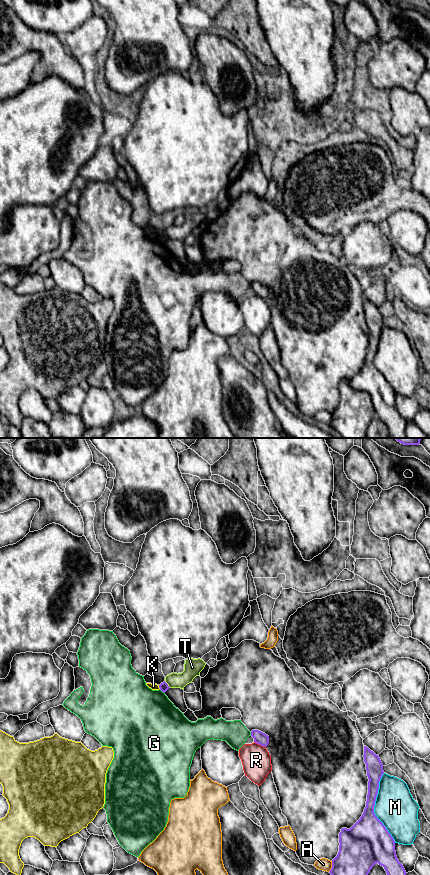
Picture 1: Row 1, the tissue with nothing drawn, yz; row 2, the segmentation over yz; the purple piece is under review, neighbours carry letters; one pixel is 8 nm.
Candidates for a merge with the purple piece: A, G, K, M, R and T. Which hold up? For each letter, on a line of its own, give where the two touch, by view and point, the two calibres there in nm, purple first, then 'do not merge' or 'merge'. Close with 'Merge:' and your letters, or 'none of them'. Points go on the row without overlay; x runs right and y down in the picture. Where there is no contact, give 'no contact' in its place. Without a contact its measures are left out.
A: yz (332, 418) | 320/100 nm | do not merge
G: yz (162, 243) | 70/460 nm | do not merge
K: yz (159, 239) | 70/50 nm | do not merge
M: yz (373, 360) | 320/320 nm | do not merge
R: yz (260, 296) | 100/240 nm | do not merge
T: yz (167, 236) | 70/140 nm | do not merge
Merge: none of them

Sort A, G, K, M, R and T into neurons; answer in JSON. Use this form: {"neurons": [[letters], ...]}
{"neurons": [["A"], ["G"], ["K"], ["M"], ["R"], ["T"]]}

